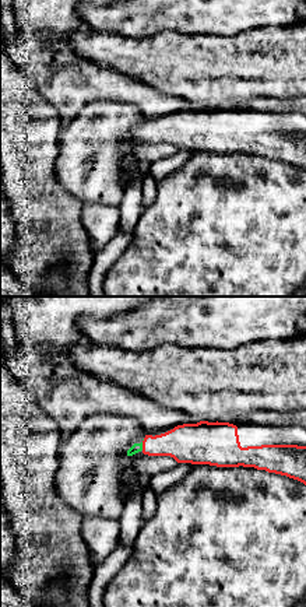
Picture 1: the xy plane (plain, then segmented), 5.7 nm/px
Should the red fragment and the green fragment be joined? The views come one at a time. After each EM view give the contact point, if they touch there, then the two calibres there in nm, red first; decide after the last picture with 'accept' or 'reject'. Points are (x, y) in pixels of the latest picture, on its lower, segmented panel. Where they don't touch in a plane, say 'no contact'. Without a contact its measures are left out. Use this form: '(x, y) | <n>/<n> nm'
(143, 445) | 220/60 nm

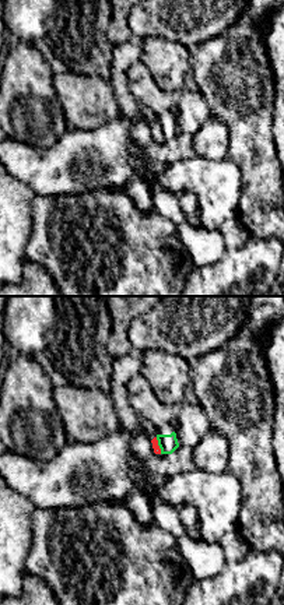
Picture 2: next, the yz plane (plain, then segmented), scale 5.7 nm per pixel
(158, 446) | 50/110 nm

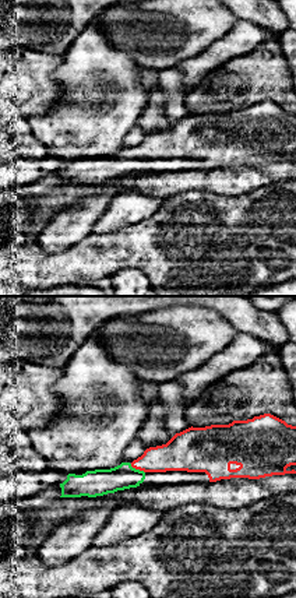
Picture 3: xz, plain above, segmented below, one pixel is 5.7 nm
(137, 468) | 190/150 nm

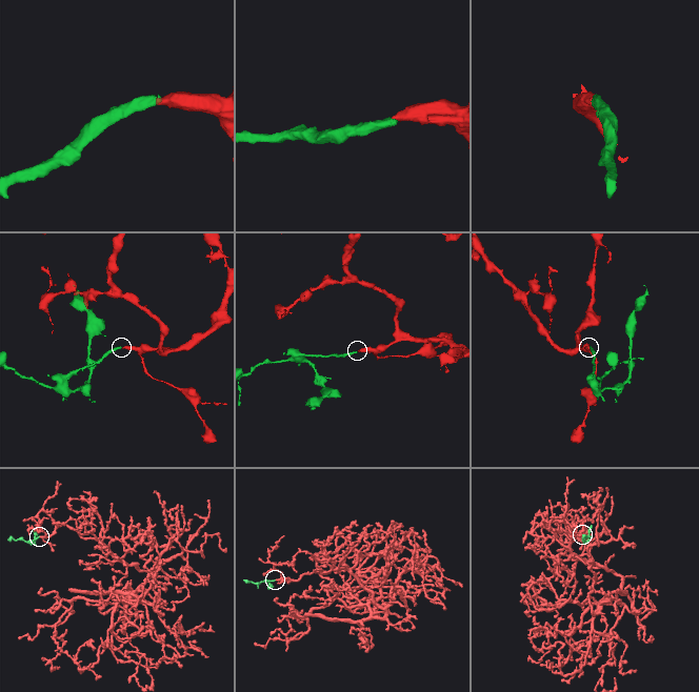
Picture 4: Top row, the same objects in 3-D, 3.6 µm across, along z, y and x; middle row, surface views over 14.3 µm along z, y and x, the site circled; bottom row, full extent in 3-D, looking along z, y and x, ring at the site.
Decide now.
accept

